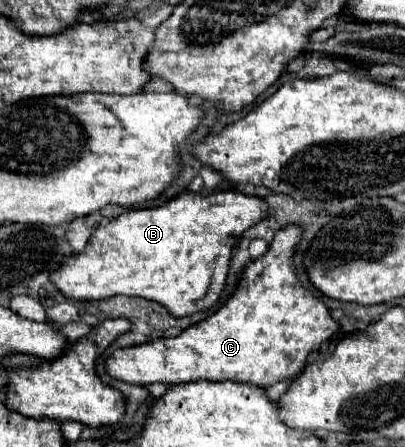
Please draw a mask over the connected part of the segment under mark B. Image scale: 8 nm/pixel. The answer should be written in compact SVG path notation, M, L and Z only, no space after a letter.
M238 190L210 196L182 192L162 206L128 210L108 224L100 224L84 252L64 258L52 272L52 284L74 300L104 300L110 296L136 296L162 304L168 314L182 318L212 308L228 276L232 250L244 230L266 216L264 198Z

